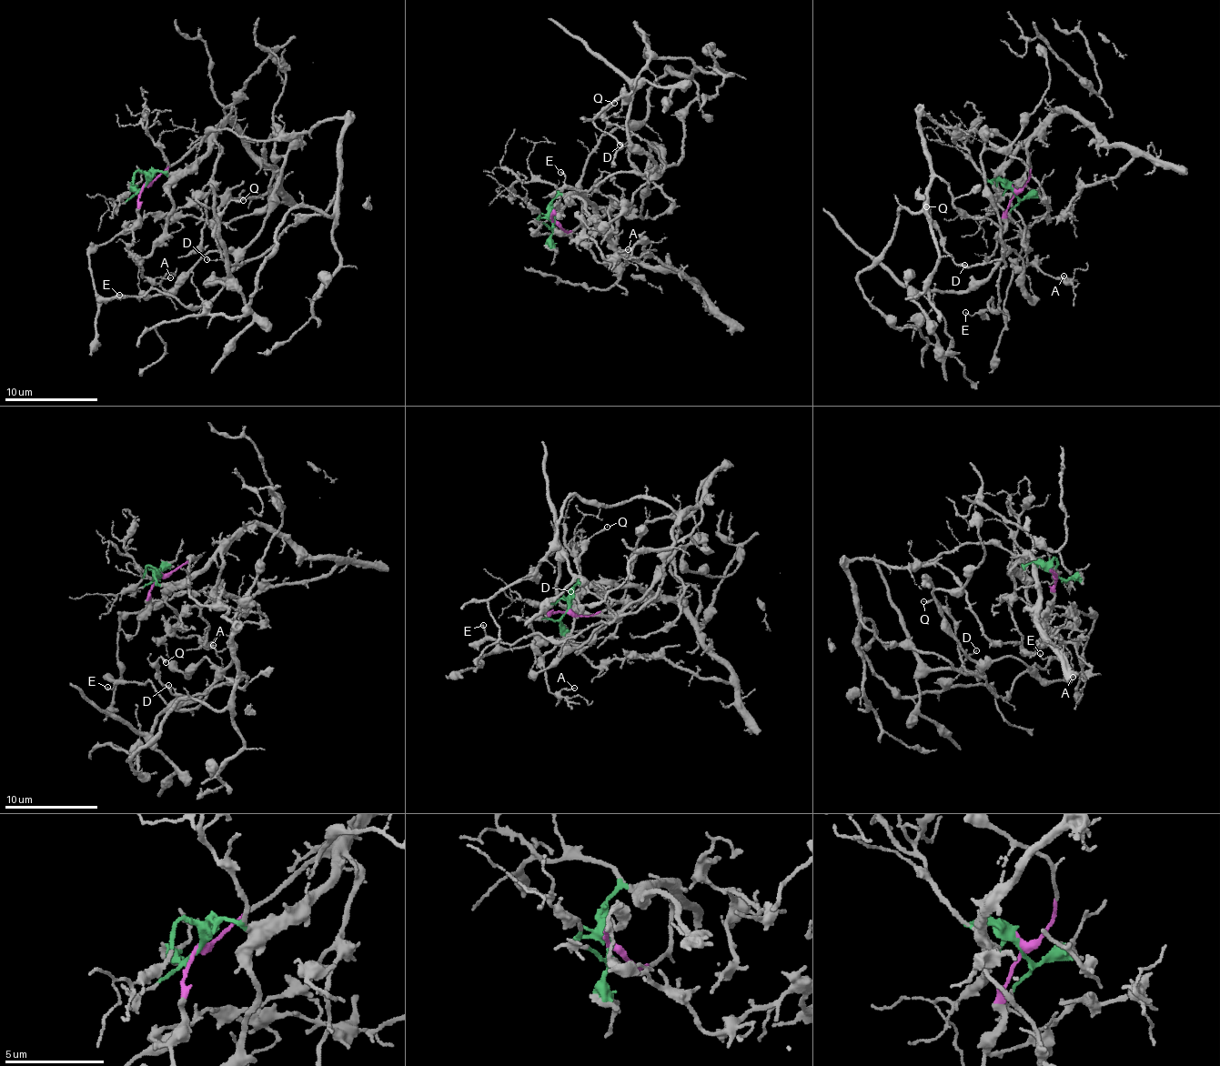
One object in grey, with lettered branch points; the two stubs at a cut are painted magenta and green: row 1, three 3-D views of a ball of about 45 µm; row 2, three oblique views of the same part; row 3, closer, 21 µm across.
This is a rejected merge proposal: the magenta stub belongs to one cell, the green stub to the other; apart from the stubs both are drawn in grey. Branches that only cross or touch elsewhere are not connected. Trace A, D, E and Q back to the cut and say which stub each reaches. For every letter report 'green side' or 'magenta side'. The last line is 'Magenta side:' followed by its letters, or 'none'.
A: green side
D: magenta side
E: magenta side
Q: magenta side
Magenta side: D, E, Q

